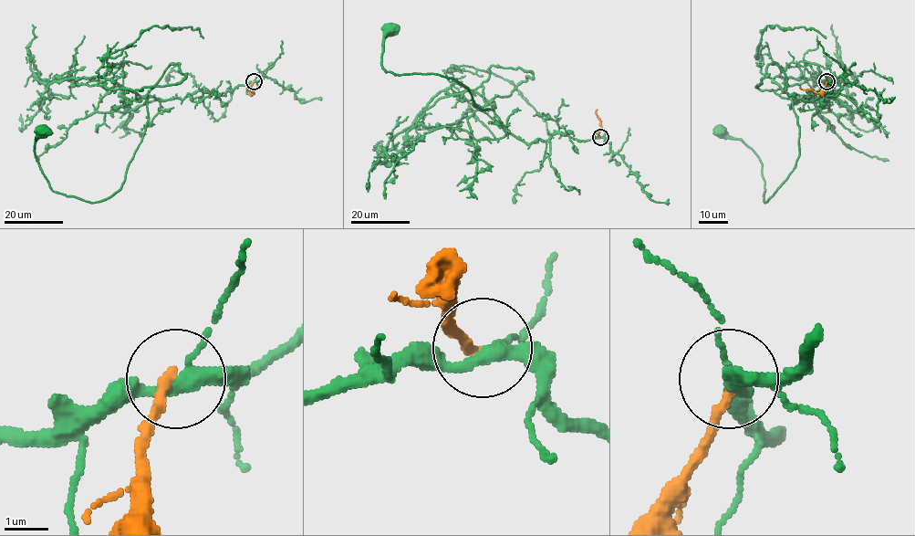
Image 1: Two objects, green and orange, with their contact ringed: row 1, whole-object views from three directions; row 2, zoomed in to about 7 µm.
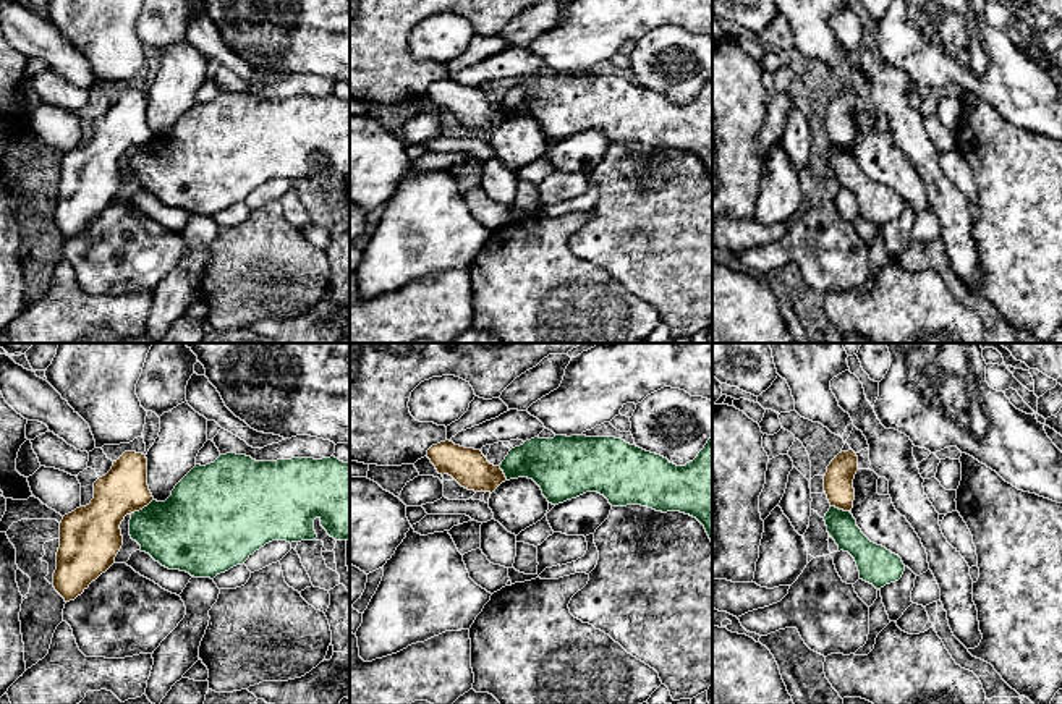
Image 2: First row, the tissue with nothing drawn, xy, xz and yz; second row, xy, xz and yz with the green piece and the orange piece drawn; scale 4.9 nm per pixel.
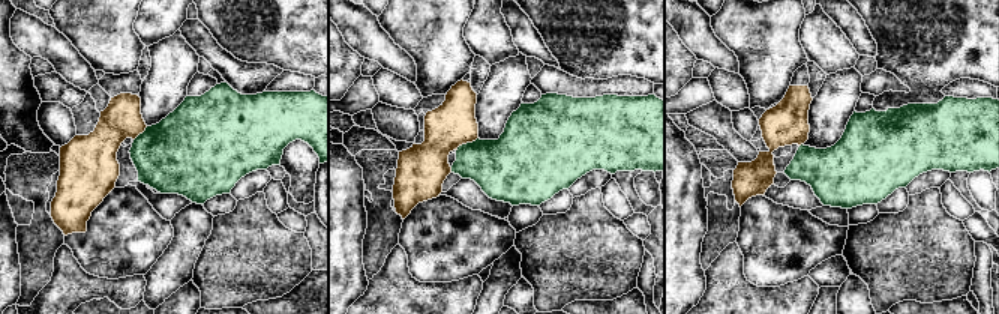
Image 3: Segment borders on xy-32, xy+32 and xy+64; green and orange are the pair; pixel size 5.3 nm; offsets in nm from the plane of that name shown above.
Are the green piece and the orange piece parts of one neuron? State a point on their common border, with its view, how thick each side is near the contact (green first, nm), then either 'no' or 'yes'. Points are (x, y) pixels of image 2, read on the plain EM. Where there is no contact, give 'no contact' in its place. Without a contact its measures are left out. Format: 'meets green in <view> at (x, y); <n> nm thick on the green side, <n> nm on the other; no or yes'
meets green in xy at (143, 146); 380 nm thick on the green side, 240 nm on the other; no

